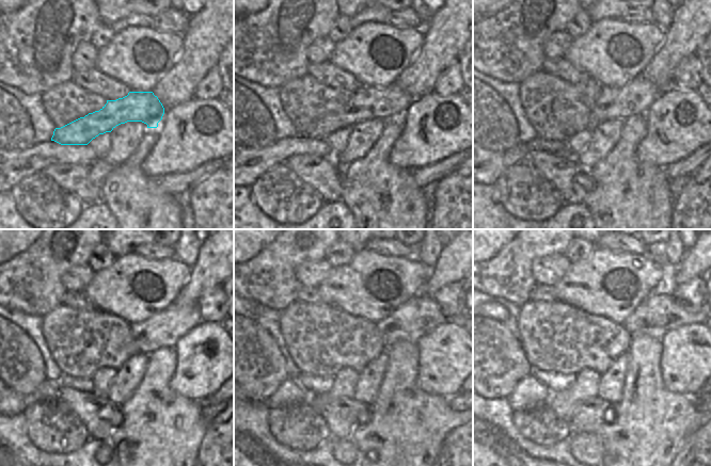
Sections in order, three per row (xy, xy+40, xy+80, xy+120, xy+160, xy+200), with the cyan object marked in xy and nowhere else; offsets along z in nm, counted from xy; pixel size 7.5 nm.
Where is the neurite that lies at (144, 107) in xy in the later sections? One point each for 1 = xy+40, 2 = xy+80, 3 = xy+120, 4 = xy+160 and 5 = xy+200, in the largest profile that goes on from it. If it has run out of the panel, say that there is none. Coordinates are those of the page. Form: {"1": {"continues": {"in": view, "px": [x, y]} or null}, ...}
{"1": {"continues": {"in": "xy+40", "px": [390, 102]}}, "2": {"continues": {"in": "xy+80", "px": [634, 98]}}, "3": {"continues": {"in": "xy+120", "px": [162, 330]}}, "4": {"continues": {"in": "xy+160", "px": [420, 315]}}, "5": {"continues": {"in": "xy+200", "px": [660, 312]}}}

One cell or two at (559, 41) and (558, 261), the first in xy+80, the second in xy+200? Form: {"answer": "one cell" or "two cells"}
{"answer": "one cell"}

